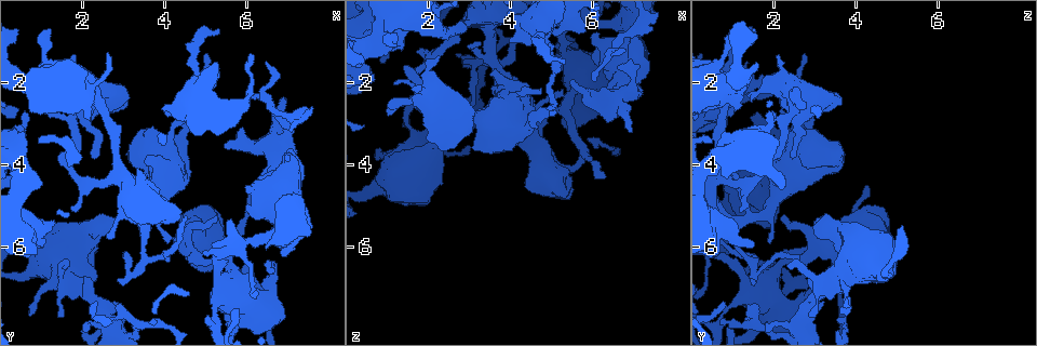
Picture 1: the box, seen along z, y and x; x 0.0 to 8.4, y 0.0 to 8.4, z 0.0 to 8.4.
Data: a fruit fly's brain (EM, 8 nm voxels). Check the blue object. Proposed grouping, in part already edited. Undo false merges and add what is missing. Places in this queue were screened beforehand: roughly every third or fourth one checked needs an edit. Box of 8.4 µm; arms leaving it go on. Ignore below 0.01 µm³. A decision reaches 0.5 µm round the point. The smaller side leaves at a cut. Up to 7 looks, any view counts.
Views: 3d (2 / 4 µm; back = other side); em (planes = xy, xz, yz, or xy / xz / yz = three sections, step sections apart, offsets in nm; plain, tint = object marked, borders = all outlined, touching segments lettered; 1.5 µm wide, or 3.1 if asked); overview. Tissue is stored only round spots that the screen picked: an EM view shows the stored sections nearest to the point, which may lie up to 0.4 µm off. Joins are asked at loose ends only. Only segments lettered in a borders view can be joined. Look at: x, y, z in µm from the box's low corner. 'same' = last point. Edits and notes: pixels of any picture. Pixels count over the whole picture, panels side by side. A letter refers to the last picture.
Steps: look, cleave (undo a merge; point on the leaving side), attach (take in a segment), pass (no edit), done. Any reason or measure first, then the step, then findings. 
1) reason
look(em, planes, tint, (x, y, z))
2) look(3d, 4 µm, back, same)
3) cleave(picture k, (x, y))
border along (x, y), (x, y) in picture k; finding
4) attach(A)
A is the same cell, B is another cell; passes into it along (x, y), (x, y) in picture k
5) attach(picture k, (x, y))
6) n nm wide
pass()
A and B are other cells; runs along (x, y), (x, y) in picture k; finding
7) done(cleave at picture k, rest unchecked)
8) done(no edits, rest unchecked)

sudden change in width
look(3d, 4 µm, (2.00, 2.15, 1.80))

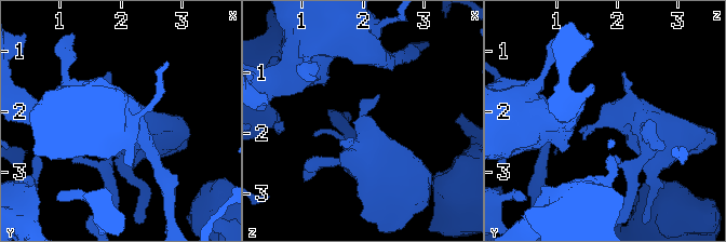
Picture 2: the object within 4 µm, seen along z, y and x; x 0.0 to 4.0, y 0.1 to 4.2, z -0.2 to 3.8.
need the tissue
look(em, yz, step 4, tint, (2.05, 2.10, 1.75))

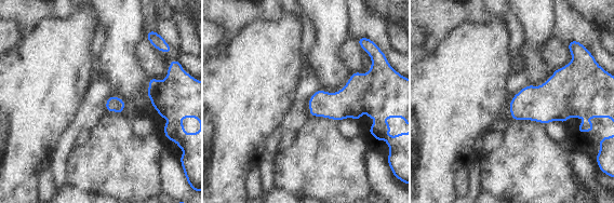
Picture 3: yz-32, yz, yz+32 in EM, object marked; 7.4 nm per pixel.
look(em, planes, borders, same)

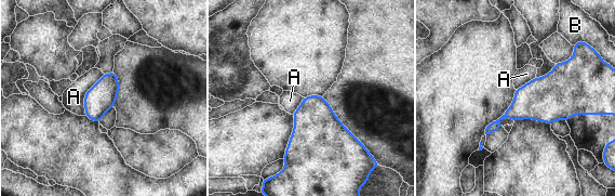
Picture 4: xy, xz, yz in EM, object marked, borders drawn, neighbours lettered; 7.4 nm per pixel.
220 nm wide
pass()
A and B are other cells; border along (104, 74), (84, 95), (84, 115) in picture 4; all the same neuron

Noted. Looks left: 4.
a fork
look(3d, 4 µm, (3.55, 5.35, 1.40))

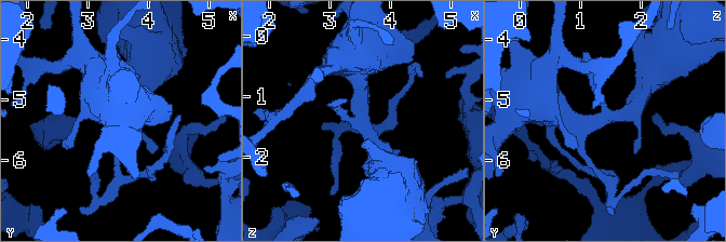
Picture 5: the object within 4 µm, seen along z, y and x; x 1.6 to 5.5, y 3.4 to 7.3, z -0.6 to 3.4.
look(em, planes, borders, (3.55, 5.35, 1.40))

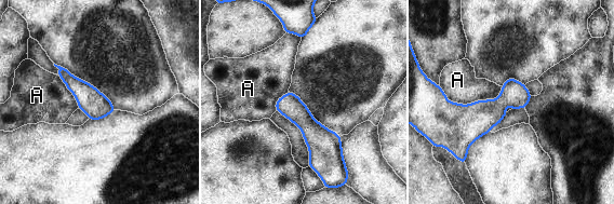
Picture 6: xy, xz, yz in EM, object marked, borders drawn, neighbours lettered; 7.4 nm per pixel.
A touches over 460 nm
pass()
A is another cell; border along (441, 87), (462, 104), (502, 92) in picture 6; all the same neuron

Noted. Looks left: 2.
an open end
look(em, planes, borders, (4.80, 2.70, 2.15))

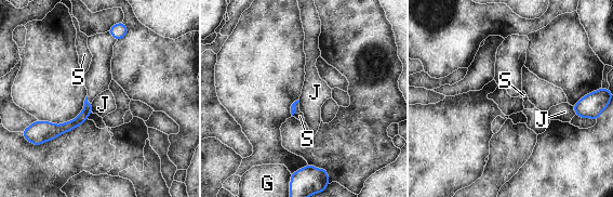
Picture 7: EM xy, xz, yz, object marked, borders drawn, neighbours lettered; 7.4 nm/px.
pass()
G, J and S are other cells; border along (91, 103), (92, 112) in picture 7; no lettered segment goes on from it

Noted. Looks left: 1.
done(no edits, rest unchecked)

